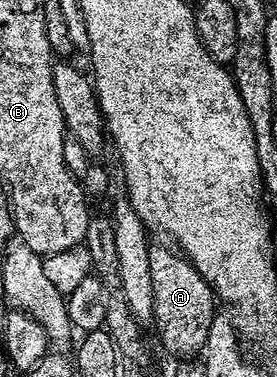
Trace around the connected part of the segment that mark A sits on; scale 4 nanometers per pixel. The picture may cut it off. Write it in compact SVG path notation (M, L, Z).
M149 244L150 281L154 283L154 307L152 316L160 341L168 353L180 359L192 359L196 352L207 346L210 323L217 316L217 298L208 280L192 266L192 262L179 248L168 245Z

